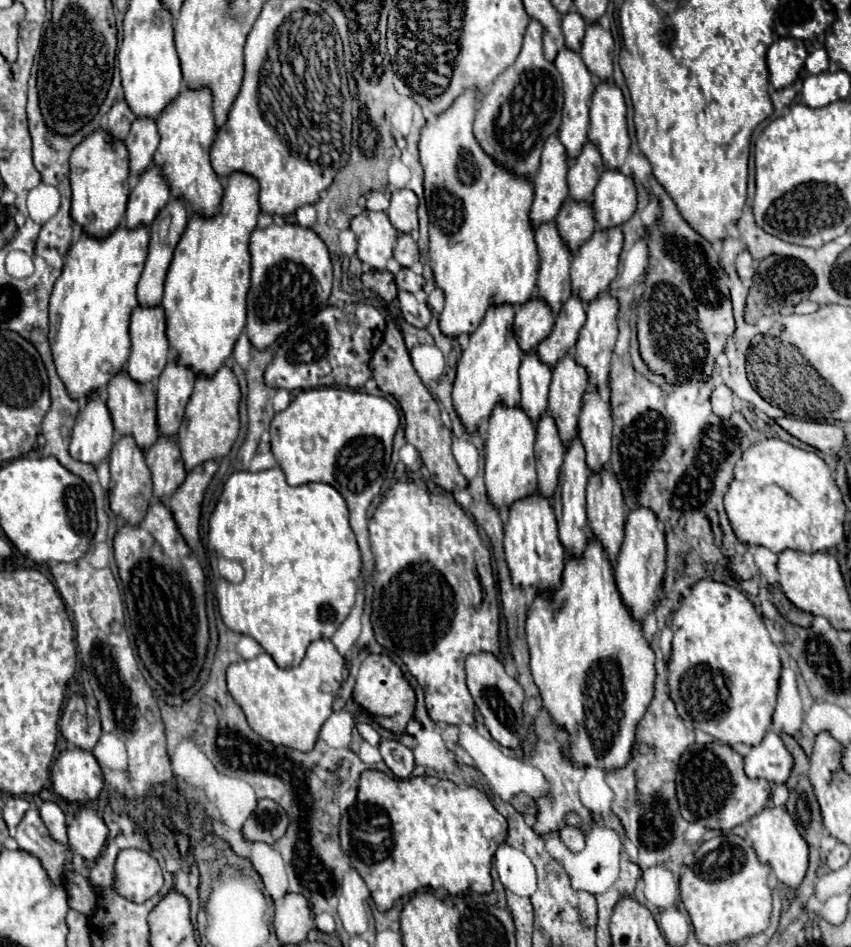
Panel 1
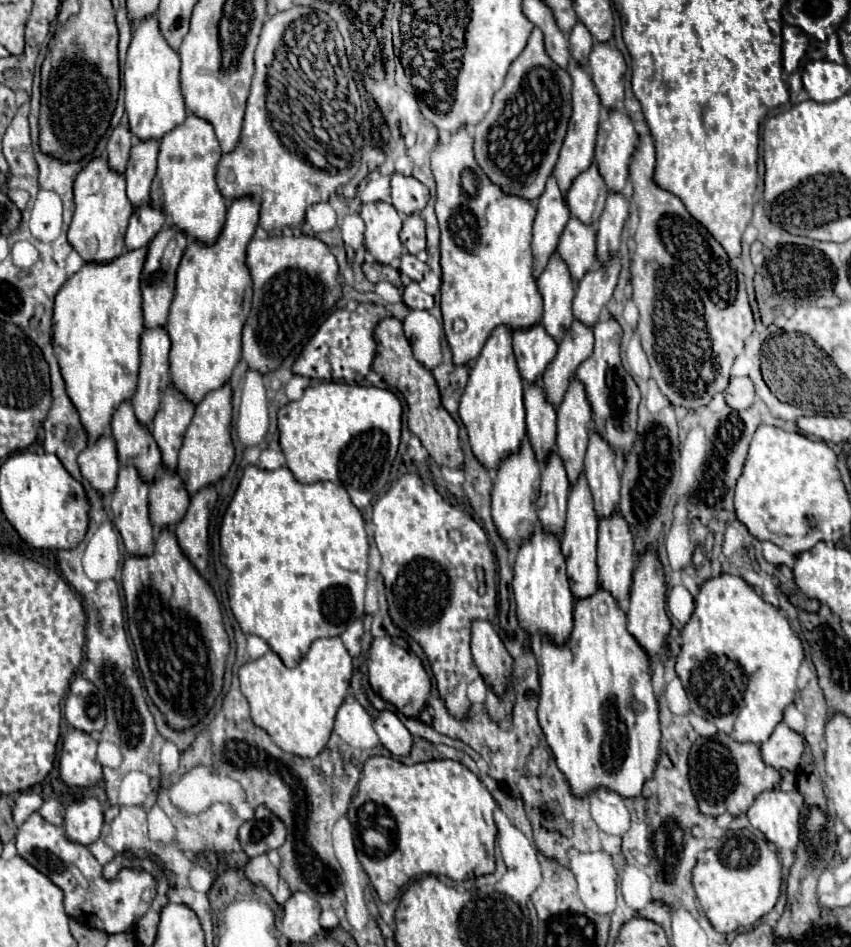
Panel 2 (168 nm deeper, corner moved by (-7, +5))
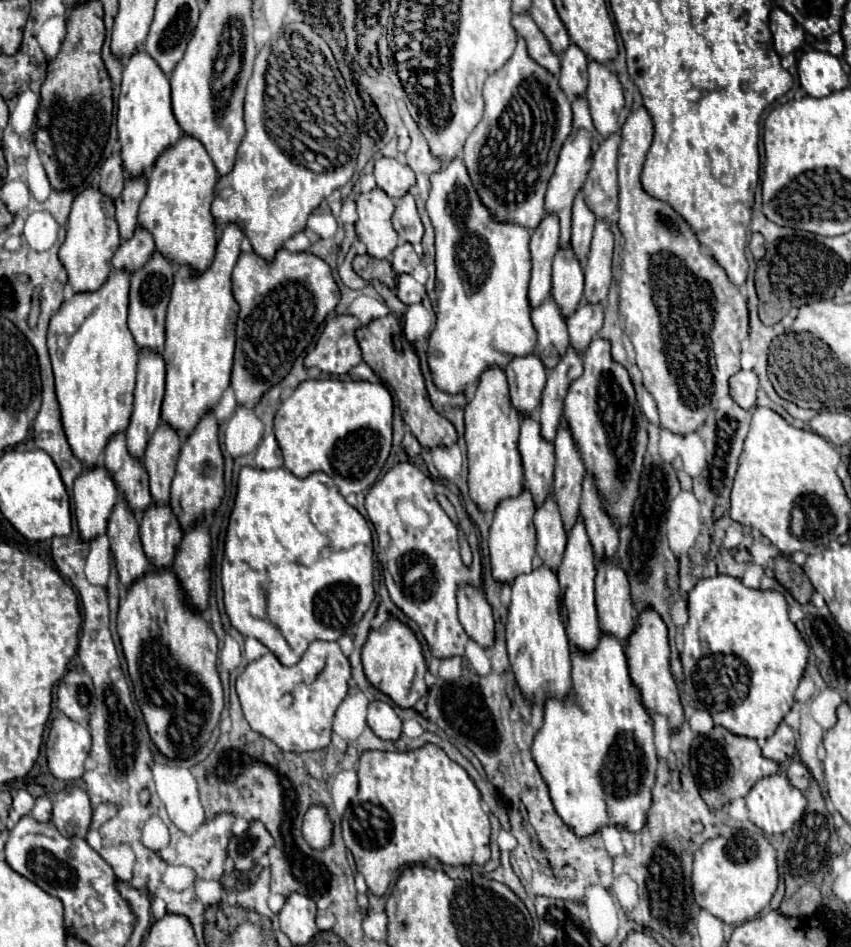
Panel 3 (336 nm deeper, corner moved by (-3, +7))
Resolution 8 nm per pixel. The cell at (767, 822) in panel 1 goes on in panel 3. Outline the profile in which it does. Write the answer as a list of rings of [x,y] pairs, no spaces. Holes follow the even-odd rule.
[[[779,770],[775,776],[767,776],[763,780],[757,780],[757,784],[751,788],[751,792],[745,796],[747,808],[749,808],[749,820],[757,824],[765,834],[783,834],[787,832],[795,820],[801,818],[805,810],[805,796],[789,784],[789,778],[785,770]]]

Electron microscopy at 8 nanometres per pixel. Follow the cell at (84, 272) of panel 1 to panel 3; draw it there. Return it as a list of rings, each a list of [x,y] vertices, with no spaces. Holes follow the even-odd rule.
[[[113,270],[97,292],[75,294],[49,324],[49,332],[57,338],[57,342],[47,342],[47,348],[61,406],[61,424],[73,456],[87,468],[99,464],[109,438],[125,432],[131,418],[139,348],[127,328],[127,296],[129,274]]]

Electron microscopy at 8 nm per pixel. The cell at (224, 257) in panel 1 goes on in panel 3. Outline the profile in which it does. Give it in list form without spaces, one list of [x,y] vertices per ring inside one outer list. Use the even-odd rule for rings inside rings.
[[[229,224],[223,228],[215,260],[207,272],[195,274],[187,266],[179,266],[175,270],[165,324],[167,342],[163,360],[167,366],[167,384],[161,420],[167,420],[167,424],[171,424],[171,428],[183,436],[189,436],[195,430],[199,420],[217,406],[225,388],[229,386],[235,348],[235,322],[239,314],[239,304],[231,292],[231,272],[241,252],[241,240],[241,228]]]

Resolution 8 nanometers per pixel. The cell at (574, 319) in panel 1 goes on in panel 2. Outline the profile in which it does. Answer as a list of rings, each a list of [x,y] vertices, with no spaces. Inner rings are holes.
[[[573,320],[571,328],[559,342],[557,356],[551,360],[551,364],[543,374],[543,388],[551,404],[557,406],[563,400],[569,380],[575,376],[577,366],[591,354],[591,350],[593,350],[593,330],[587,324]]]

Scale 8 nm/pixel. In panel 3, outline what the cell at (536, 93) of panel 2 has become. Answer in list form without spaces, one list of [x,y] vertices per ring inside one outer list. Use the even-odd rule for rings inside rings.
[[[517,40],[517,48],[509,62],[487,78],[483,88],[483,100],[483,120],[465,142],[463,162],[467,166],[471,182],[475,184],[475,190],[479,192],[481,204],[491,212],[491,220],[519,224],[527,230],[535,230],[539,226],[539,220],[543,220],[545,216],[543,198],[549,178],[553,176],[559,150],[571,132],[571,100],[559,88],[557,78],[545,68],[539,68],[539,64],[529,58],[523,40]]]

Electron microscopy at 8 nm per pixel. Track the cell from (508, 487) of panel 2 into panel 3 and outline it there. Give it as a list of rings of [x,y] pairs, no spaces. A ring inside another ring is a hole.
[[[527,490],[521,492],[517,498],[503,500],[493,516],[491,532],[489,532],[489,560],[491,560],[491,574],[497,584],[513,584],[519,574],[527,574],[533,570],[533,556],[535,556],[535,526],[533,526],[533,498]]]

